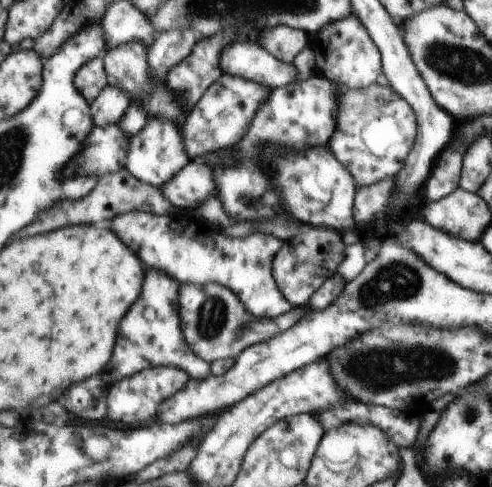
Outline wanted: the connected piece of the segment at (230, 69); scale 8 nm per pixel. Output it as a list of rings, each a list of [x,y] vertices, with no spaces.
[[[250,40],[226,47],[221,54],[221,68],[226,75],[241,76],[269,87],[289,85],[297,76],[293,64],[278,60]]]

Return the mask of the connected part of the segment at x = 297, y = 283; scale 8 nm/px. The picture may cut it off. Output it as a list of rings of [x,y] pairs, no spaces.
[[[302,225],[296,234],[283,242],[273,260],[273,275],[277,287],[293,307],[302,307],[328,280],[344,260],[347,245],[341,232],[326,228]]]

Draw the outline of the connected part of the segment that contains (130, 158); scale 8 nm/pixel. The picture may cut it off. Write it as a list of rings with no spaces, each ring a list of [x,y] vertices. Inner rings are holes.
[[[150,117],[146,126],[136,135],[131,136],[125,167],[139,181],[162,189],[190,161],[192,160],[186,152],[185,141],[177,126],[161,117]]]

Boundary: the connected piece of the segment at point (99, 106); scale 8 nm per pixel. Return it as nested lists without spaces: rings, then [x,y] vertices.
[[[106,86],[105,90],[91,102],[94,126],[120,124],[131,102],[130,96],[124,90],[117,86]]]

